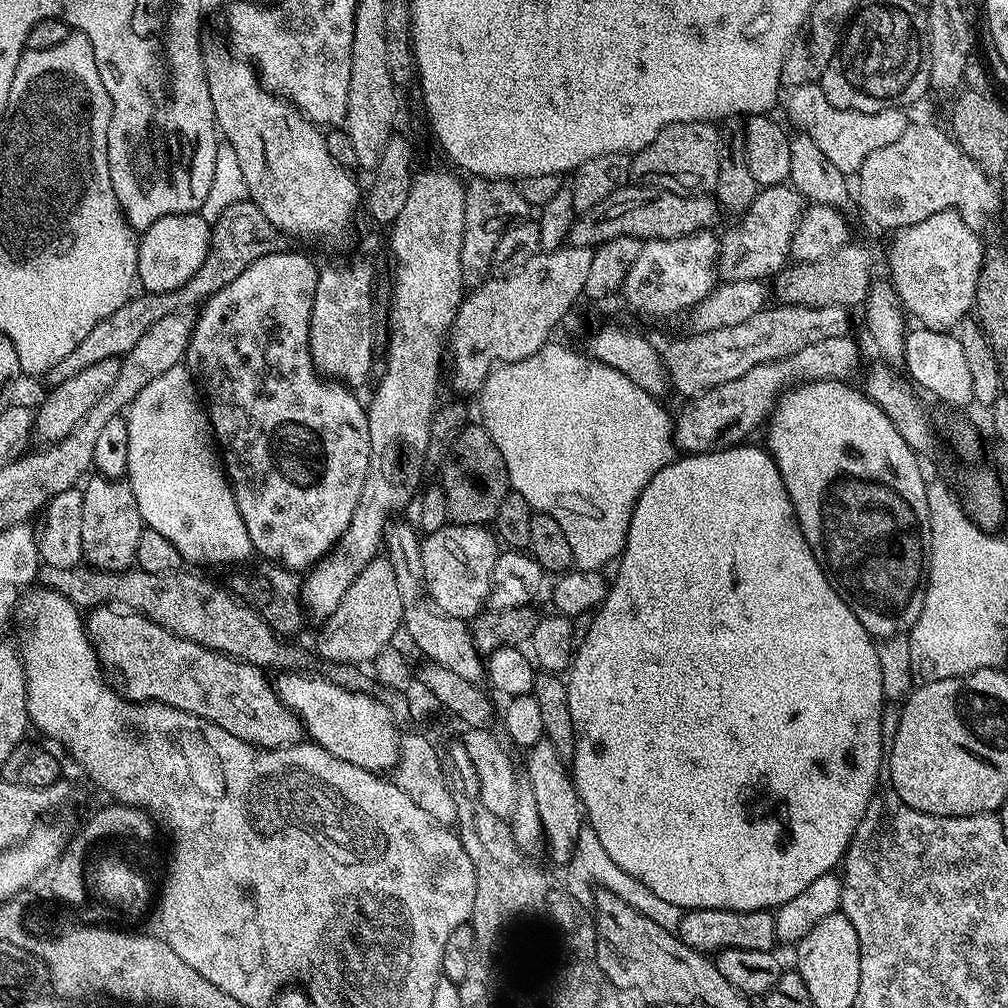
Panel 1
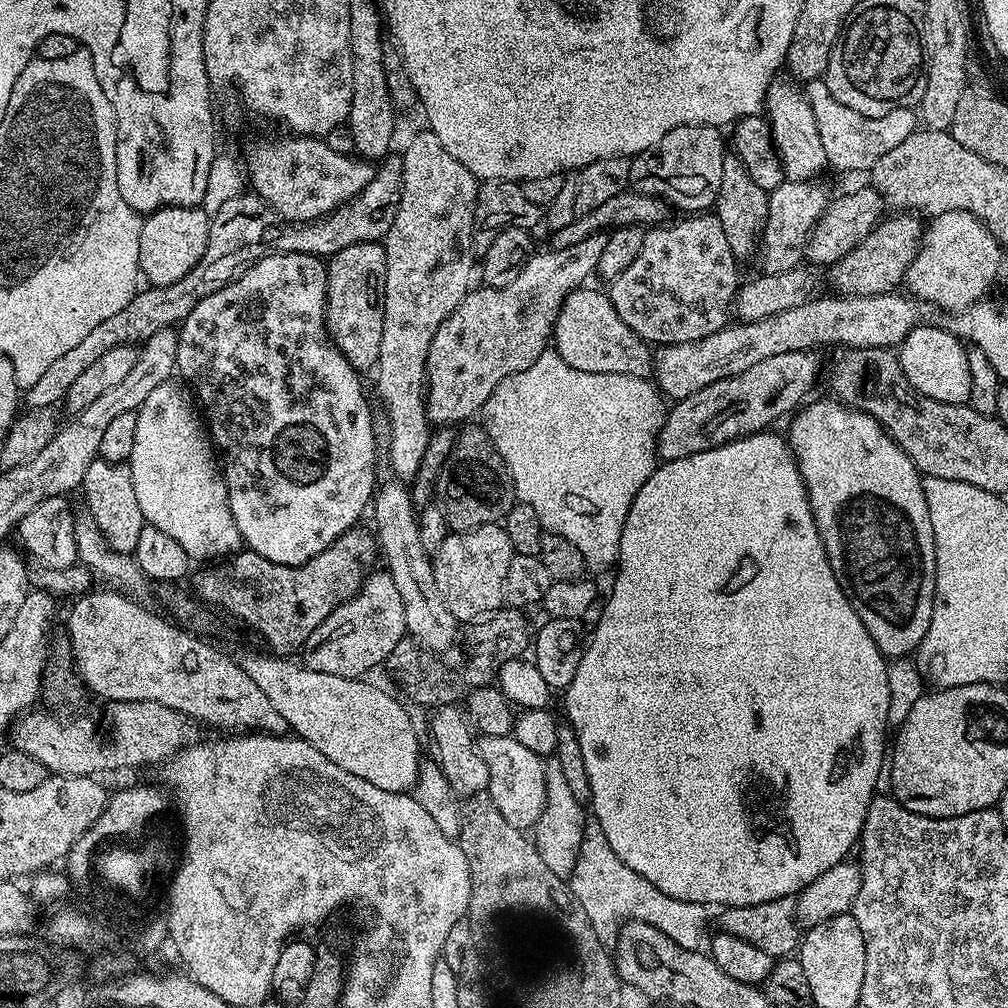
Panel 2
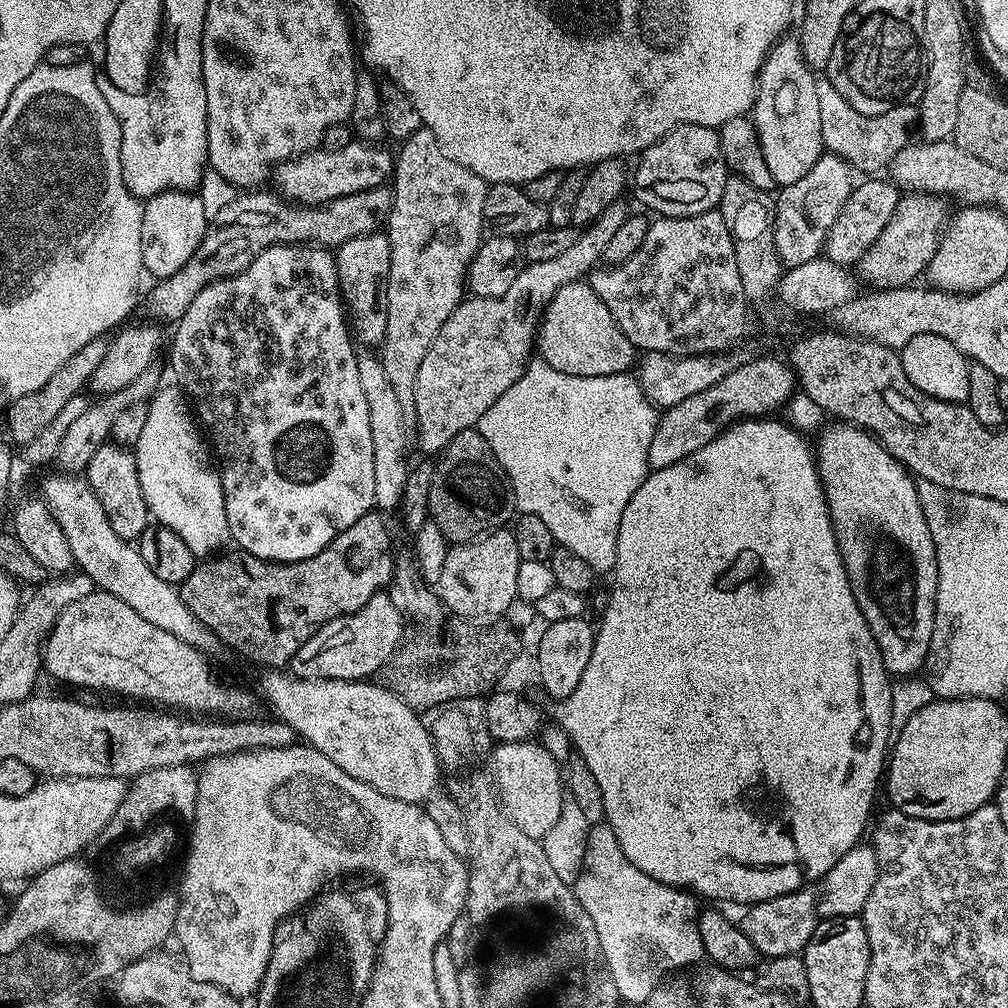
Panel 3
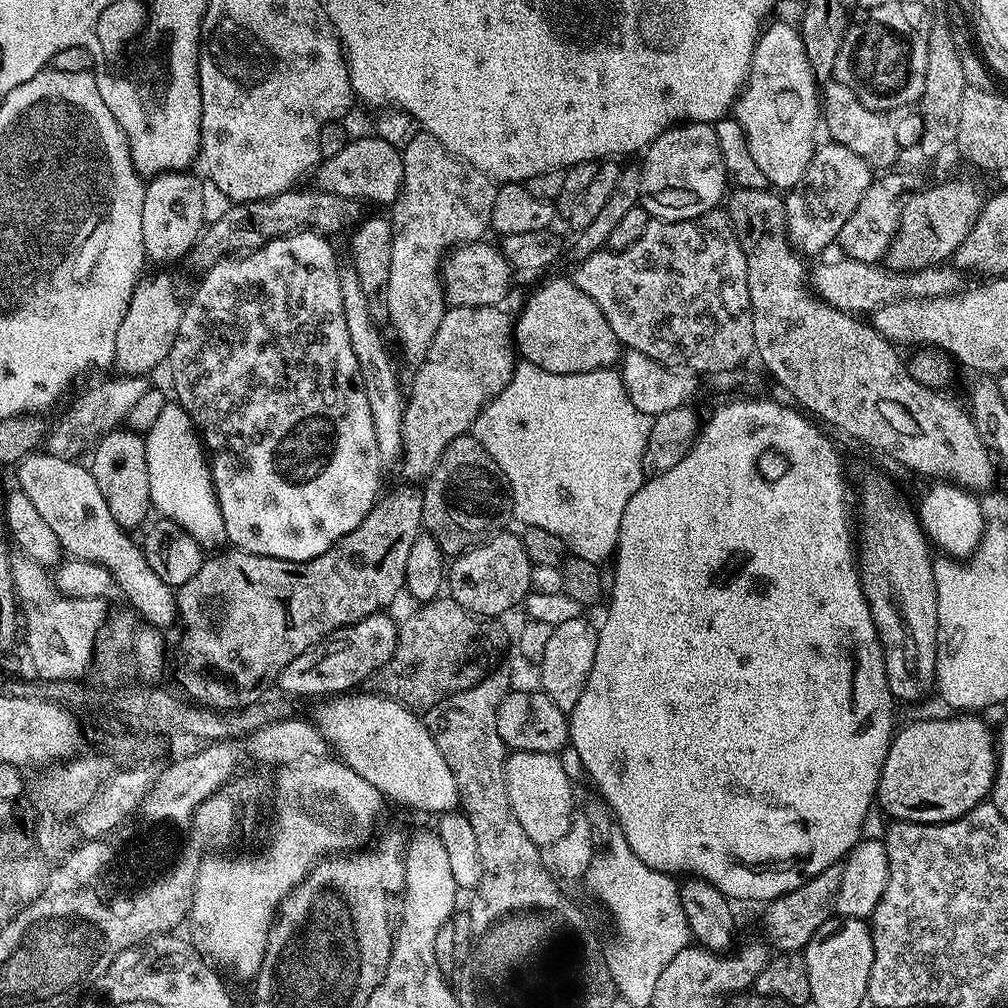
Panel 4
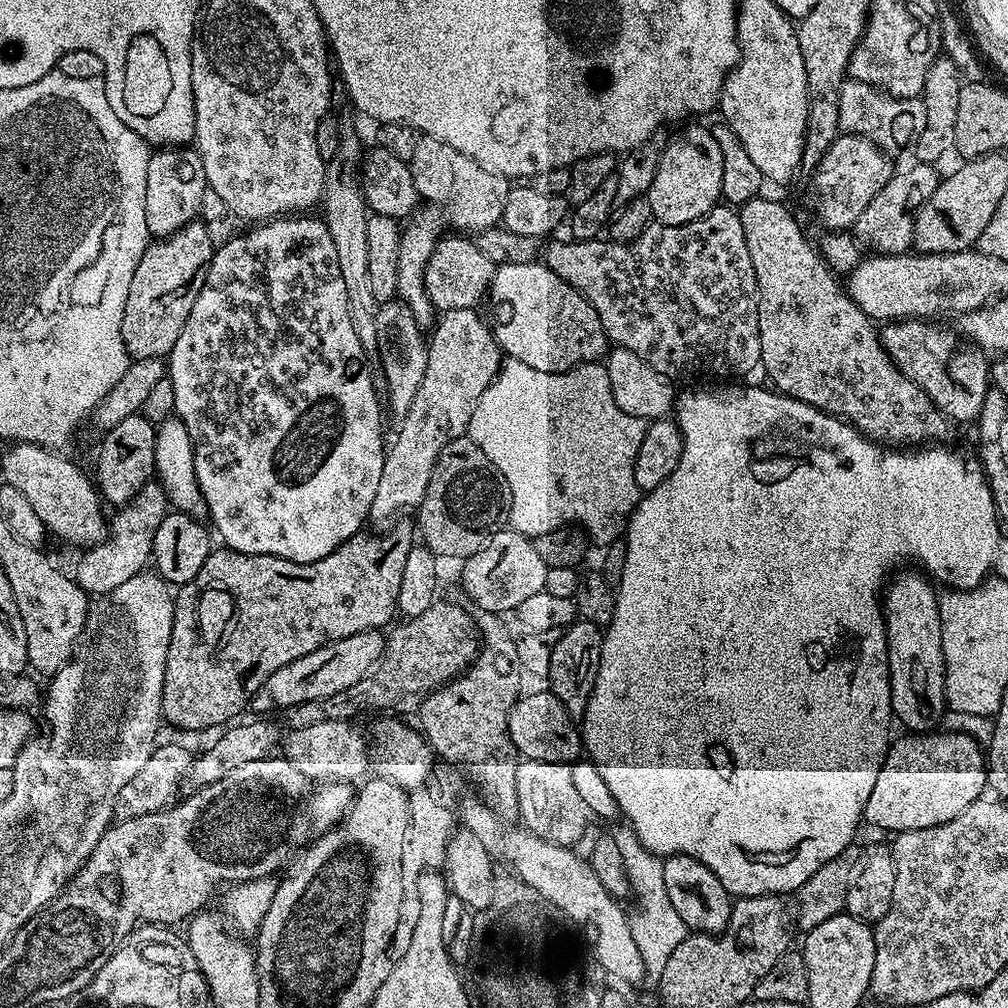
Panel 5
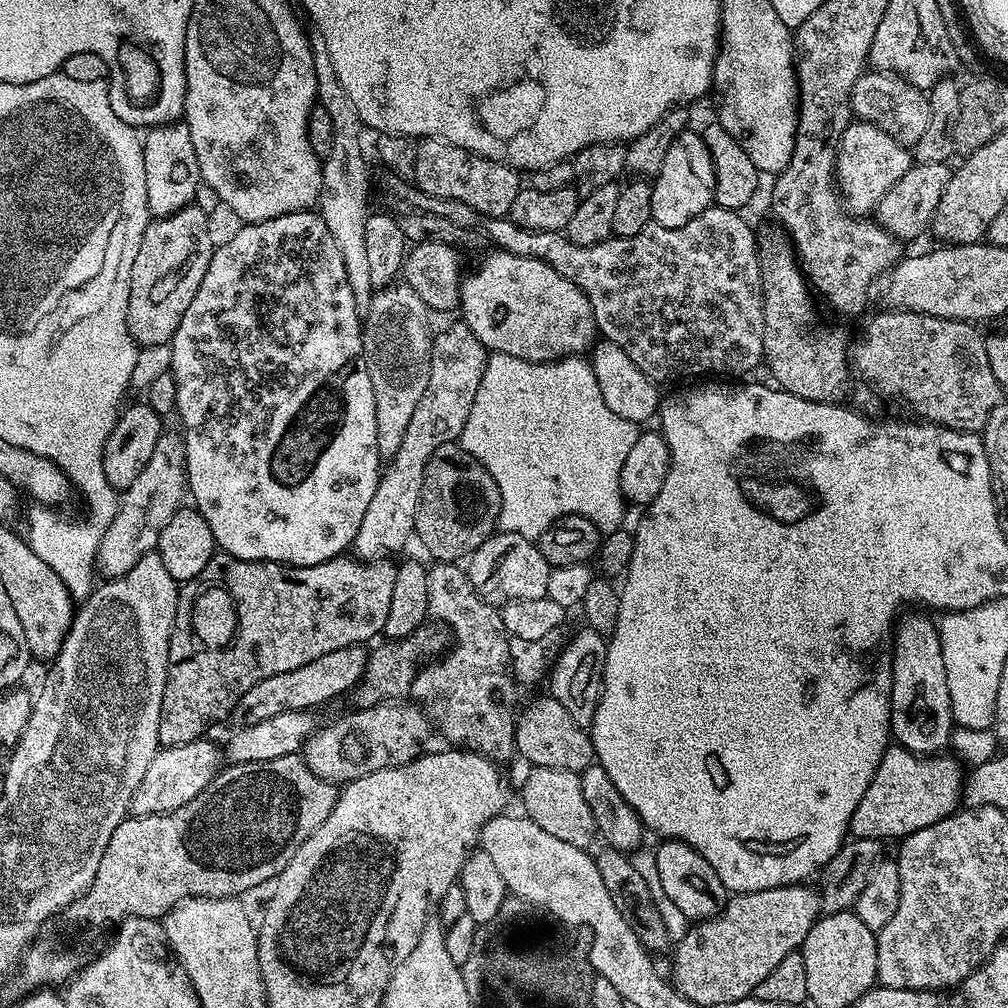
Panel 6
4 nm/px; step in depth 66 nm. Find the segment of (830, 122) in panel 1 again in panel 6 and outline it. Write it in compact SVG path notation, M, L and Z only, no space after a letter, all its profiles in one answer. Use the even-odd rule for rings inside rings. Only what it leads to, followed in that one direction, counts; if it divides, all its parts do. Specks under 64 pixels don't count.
M865 70L852 87L852 115L865 124L876 124L895 140L914 145L930 125L930 102L921 89L891 72Z

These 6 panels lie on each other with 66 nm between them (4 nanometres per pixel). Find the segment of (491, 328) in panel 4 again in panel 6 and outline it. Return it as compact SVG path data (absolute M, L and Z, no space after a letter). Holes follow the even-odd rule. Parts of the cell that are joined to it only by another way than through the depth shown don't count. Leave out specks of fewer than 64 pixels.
M457 322L453 328L448 328L445 332L437 331L432 342L432 357L430 358L430 382L426 386L426 390L422 393L422 399L419 400L418 406L414 409L414 418L410 418L410 426L406 426L406 434L402 434L402 446L398 446L398 450L387 461L386 467L383 469L378 486L374 490L374 498L370 498L370 507L366 509L366 514L362 517L362 526L358 526L358 534L354 541L354 552L359 559L365 562L379 562L395 557L395 552L400 552L408 544L408 539L413 539L416 530L416 511L420 505L420 495L422 494L422 478L426 466L430 462L430 458L434 454L434 450L438 450L438 446L450 444L459 441L462 434L462 426L466 426L466 418L470 418L470 406L474 406L474 394L478 390L478 385L482 383L482 374L486 370L486 362L490 353L487 348L482 346L482 342L478 342L478 338L474 338L474 334L468 329L467 324Z

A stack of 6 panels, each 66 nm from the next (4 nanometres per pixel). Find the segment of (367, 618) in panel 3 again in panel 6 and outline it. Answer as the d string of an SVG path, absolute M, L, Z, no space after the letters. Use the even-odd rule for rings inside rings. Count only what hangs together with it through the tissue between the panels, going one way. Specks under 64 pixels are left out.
M353 646L342 650L330 650L330 654L322 654L322 658L314 658L306 666L298 666L298 670L290 670L286 674L274 674L274 678L262 678L234 706L230 717L237 729L266 722L266 718L274 718L274 714L287 712L303 712L319 709L319 704L340 696L344 691L352 690L359 683L367 666L369 653L363 647Z

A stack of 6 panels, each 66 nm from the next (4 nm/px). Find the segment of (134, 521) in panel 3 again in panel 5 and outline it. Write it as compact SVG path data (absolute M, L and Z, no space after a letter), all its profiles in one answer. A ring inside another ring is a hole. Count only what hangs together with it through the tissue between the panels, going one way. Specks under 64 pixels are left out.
M143 414L122 418L118 426L103 433L100 449L96 452L94 483L103 499L113 506L130 502L144 484L153 479L156 470L156 429Z

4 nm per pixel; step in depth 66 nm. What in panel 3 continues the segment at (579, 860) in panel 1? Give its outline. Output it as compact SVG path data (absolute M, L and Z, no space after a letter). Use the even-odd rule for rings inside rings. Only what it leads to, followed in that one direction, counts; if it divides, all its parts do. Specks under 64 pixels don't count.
M606 822L589 827L584 860L573 884L573 892L582 903L586 914L590 915L595 933L598 934L599 948L603 952L604 961L625 1003L643 1006L661 981L662 976L659 974L664 969L686 966L701 960L704 956L702 938L698 933L699 901L685 889L671 887L642 873L642 870L626 858L618 845L617 835Z

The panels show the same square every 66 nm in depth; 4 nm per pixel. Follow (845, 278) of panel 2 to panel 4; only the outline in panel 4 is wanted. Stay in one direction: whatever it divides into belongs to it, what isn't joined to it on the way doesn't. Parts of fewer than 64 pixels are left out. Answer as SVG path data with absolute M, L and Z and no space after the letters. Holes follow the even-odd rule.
M944 180L933 188L926 188L911 193L904 202L900 225L896 231L896 237L888 247L886 257L887 267L893 272L917 272L922 268L940 266L951 261L958 246L966 242L970 230L976 225L976 219L986 199L985 193L980 193L979 186L972 180Z

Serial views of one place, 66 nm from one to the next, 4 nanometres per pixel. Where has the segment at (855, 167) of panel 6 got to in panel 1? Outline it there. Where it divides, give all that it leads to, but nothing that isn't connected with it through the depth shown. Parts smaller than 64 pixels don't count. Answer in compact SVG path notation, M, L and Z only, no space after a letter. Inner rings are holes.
M787 183L760 188L751 207L743 215L740 225L719 237L720 258L718 276L721 281L763 280L774 278L789 263L792 256L792 239L800 231L806 201Z

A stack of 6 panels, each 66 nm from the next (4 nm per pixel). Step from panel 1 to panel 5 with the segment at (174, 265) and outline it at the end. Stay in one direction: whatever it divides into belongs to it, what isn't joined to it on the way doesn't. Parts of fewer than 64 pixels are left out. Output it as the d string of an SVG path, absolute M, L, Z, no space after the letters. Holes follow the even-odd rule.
M164 146L153 151L148 158L146 170L146 226L148 235L152 238L163 238L178 231L182 226L197 219L201 215L200 207L205 207L206 193L209 191L206 182L206 170L202 170L202 158L192 146Z

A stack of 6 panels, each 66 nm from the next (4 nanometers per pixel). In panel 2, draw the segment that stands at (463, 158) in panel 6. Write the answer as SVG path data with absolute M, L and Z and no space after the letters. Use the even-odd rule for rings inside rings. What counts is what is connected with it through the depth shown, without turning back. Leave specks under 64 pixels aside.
M423 130L408 145L402 149L402 190L401 201L398 202L397 213L394 214L394 222L390 225L390 230L382 243L384 245L384 253L386 254L386 282L383 286L384 294L384 317L382 318L382 350L378 354L378 362L374 369L376 375L376 392L380 395L380 400L384 403L384 416L388 419L388 452L396 459L396 468L400 472L411 473L414 468L414 461L419 462L422 454L426 451L428 437L430 435L430 421L428 411L424 405L424 393L426 391L426 358L430 354L430 342L434 342L434 334L438 334L438 326L442 326L442 322L446 322L446 318L450 318L450 314L458 306L458 302L462 302L462 298L470 290L470 285L474 280L474 264L472 268L472 232L476 228L476 189L478 181L474 174L470 174L470 170L466 170L466 166L462 166L462 162L458 162L458 158L454 158L444 149L442 142L438 142L438 134L434 134L431 130Z

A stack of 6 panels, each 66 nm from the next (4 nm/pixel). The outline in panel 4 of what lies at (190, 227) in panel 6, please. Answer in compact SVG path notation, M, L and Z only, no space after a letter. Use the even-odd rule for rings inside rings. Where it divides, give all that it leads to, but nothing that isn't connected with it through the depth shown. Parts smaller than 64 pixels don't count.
M160 272L149 280L148 277L141 279L132 291L122 326L118 326L118 334L114 338L115 371L125 376L145 376L152 374L159 364L163 365L172 352L183 313L184 304L174 277Z

